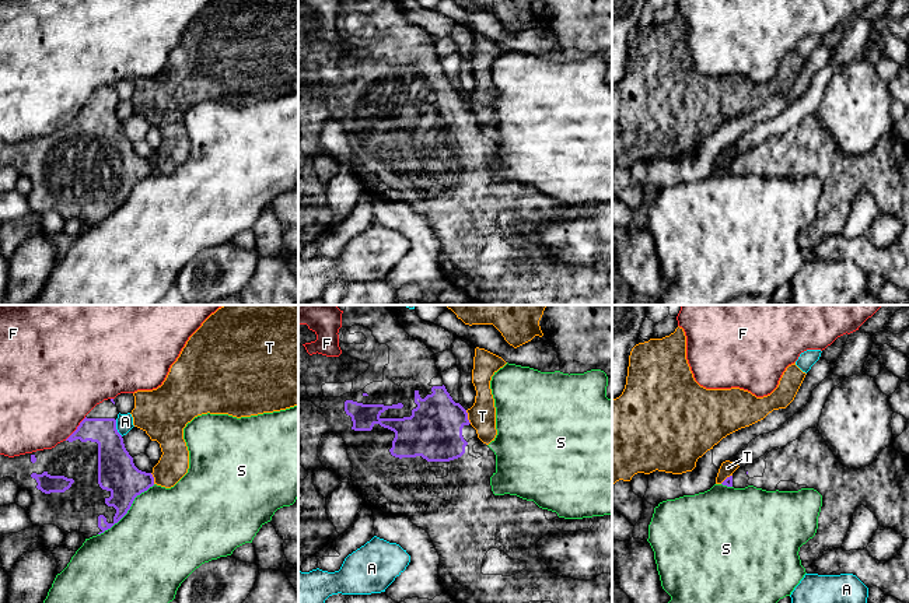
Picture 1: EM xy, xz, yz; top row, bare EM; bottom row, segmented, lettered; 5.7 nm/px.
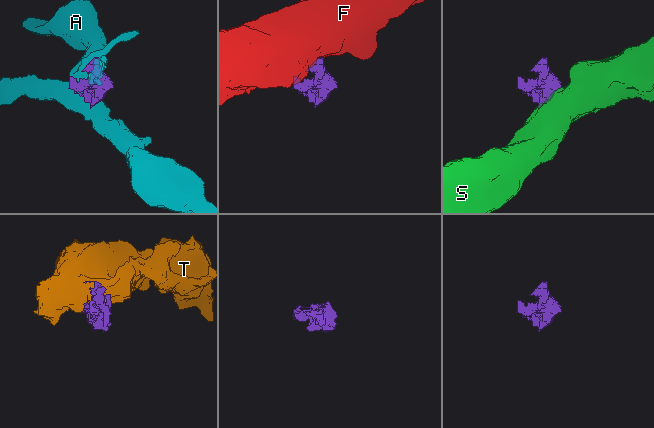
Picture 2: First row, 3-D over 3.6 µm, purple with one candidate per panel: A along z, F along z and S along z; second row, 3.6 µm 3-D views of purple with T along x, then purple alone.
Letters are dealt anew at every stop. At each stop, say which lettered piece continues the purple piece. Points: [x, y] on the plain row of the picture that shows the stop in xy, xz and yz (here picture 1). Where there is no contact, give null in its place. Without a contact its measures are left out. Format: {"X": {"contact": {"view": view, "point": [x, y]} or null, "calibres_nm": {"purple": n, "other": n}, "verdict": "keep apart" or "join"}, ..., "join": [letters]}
{"A": {"contact": {"view": "xy", "point": [115, 115]}, "calibres_nm": {"purple": 220, "other": 100}, "verdict": "keep apart"}, "F": {"contact": {"view": "xy", "point": [77, 115]}, "calibres_nm": {"purple": 160, "other": 480}, "verdict": "keep apart"}, "S": {"contact": {"view": "xy", "point": [129, 195]}, "calibres_nm": {"purple": 220, "other": 500}, "verdict": "keep apart"}, "T": {"contact": {"view": "xz", "point": [467, 104]}, "calibres_nm": {"purple": 320, "other": 160}, "verdict": "keep apart"}, "join": []}

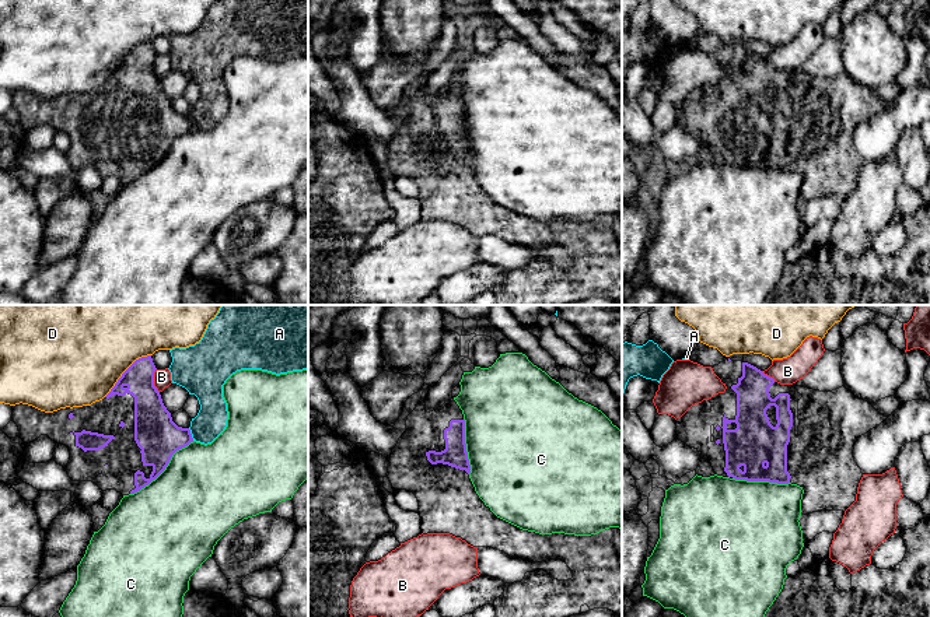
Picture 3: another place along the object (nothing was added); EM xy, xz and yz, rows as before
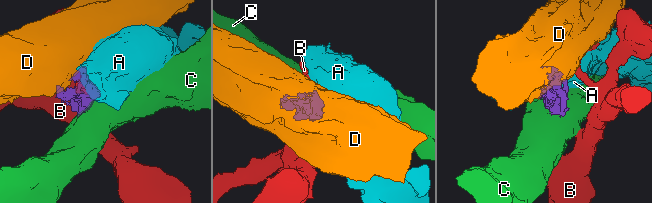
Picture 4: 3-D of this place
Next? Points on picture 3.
{"A": {"contact": {"view": "xy", "point": [191, 121]}, "calibres_nm": {"purple": 240, "other": 180}, "verdict": "keep apart"}, "B": {"contact": {"view": "xy", "point": [153, 67]}, "calibres_nm": {"purple": 220, "other": 100}, "verdict": "keep apart"}, "C": {"contact": {"view": "xy", "point": [164, 155]}, "calibres_nm": {"purple": 240, "other": 500}, "verdict": "keep apart"}, "D": {"contact": {"view": "xy", "point": [125, 58]}, "calibres_nm": {"purple": 170, "other": 480}, "verdict": "keep apart"}, "join": []}

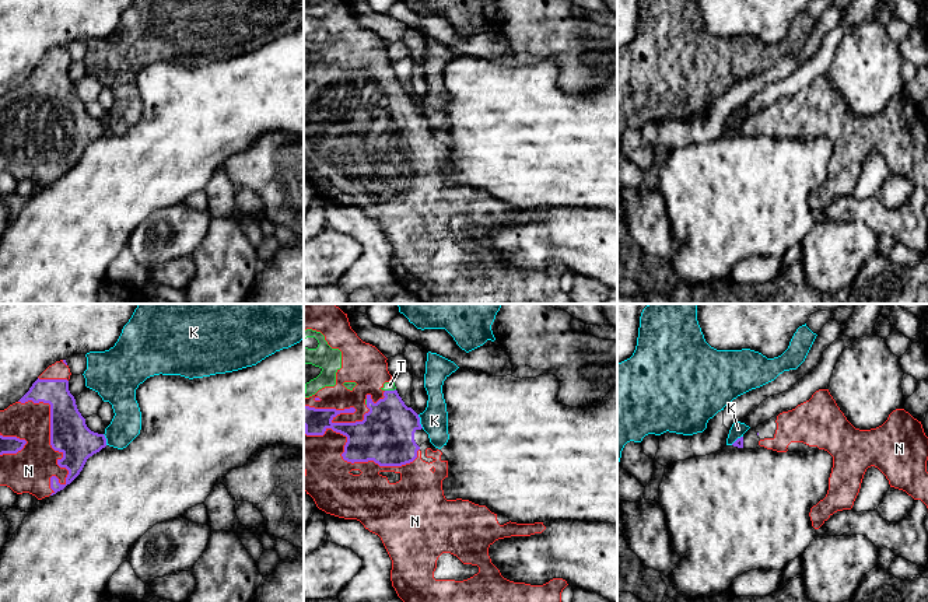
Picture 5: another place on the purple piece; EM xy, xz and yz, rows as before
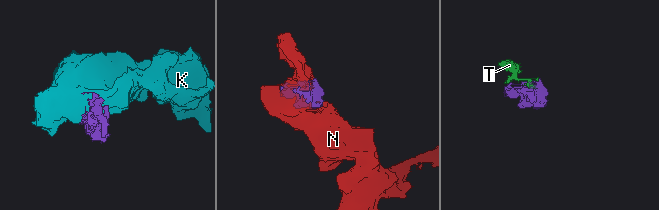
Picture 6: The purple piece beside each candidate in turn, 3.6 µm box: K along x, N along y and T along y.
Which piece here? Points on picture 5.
{"K": {"contact": {"view": "xz", "point": [419, 108]}, "calibres_nm": {"purple": 320, "other": 160}, "verdict": "keep apart"}, "N": {"contact": {"view": "xy", "point": [52, 133]}, "calibres_nm": {"purple": 220, "other": 260}, "verdict": "join"}, "T": {"contact": {"view": "xz", "point": [389, 77]}, "calibres_nm": {"purple": 320, "other": 50}, "verdict": "join"}, "join": ["N", "T"]}

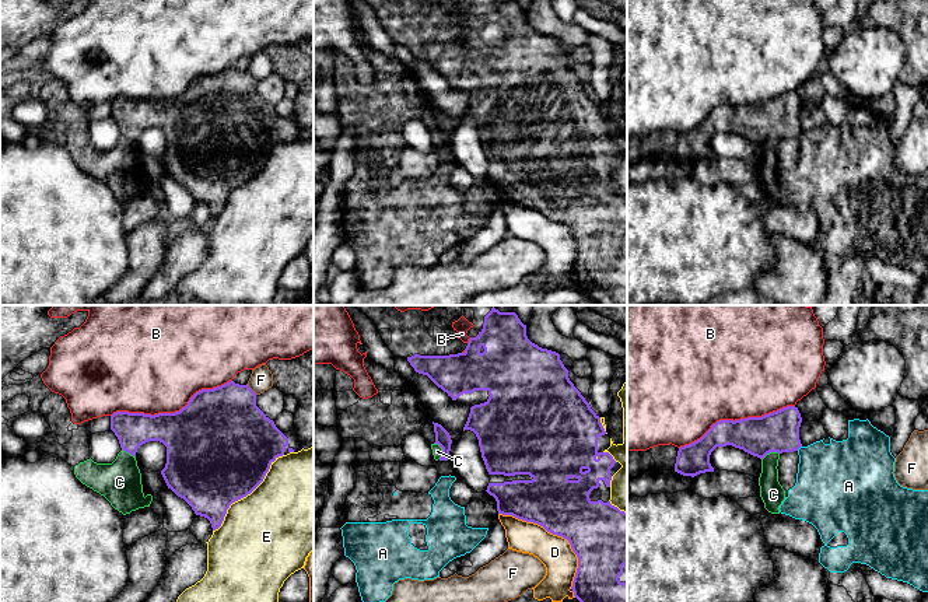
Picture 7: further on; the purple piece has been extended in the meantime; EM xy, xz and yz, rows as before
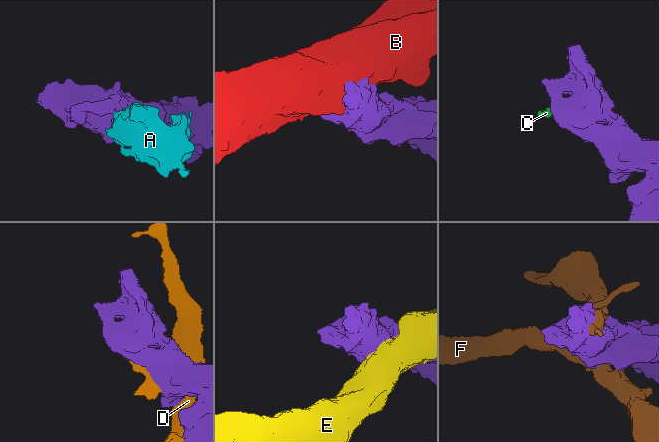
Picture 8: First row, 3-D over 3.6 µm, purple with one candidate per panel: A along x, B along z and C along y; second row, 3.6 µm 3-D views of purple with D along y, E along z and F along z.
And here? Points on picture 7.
{"A": {"contact": {"view": "yz", "point": [798, 135]}, "calibres_nm": {"purple": 240, "other": 380}, "verdict": "keep apart"}, "B": {"contact": {"view": "xy", "point": [171, 100]}, "calibres_nm": {"purple": 460, "other": 460}, "verdict": "keep apart"}, "C": {"contact": {"view": "xz", "point": [443, 136]}, "calibres_nm": {"purple": 90, "other": 60}, "verdict": "keep apart"}, "D": {"contact": {"view": "xz", "point": [557, 221]}, "calibres_nm": {"purple": 360, "other": 190}, "verdict": "keep apart"}, "E": {"contact": {"view": "xy", "point": [247, 181]}, "calibres_nm": {"purple": 500, "other": 500}, "verdict": "keep apart"}, "F": {"contact": {"view": "xy", "point": [251, 76]}, "calibres_nm": {"purple": 420, "other": 130}, "verdict": "keep apart"}, "join": []}

